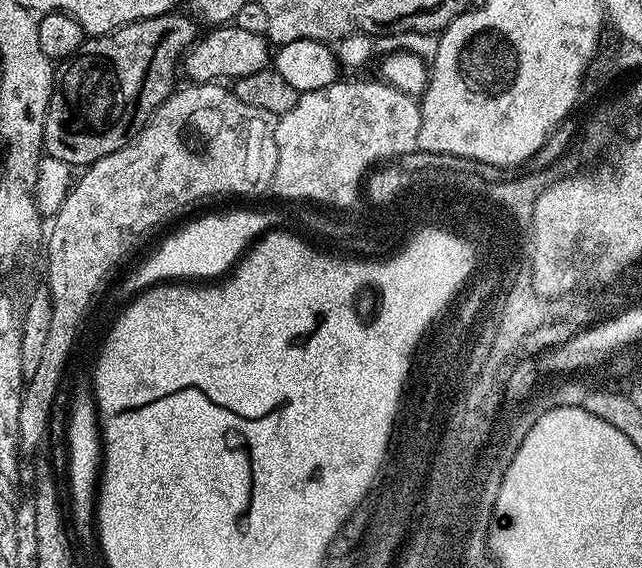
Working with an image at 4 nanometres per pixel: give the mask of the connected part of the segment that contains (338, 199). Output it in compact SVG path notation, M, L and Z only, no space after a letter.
M337 78L320 90L301 92L294 110L276 120L278 166L271 191L284 200L346 204L355 197L360 167L417 151L419 129L419 103L376 78Z

